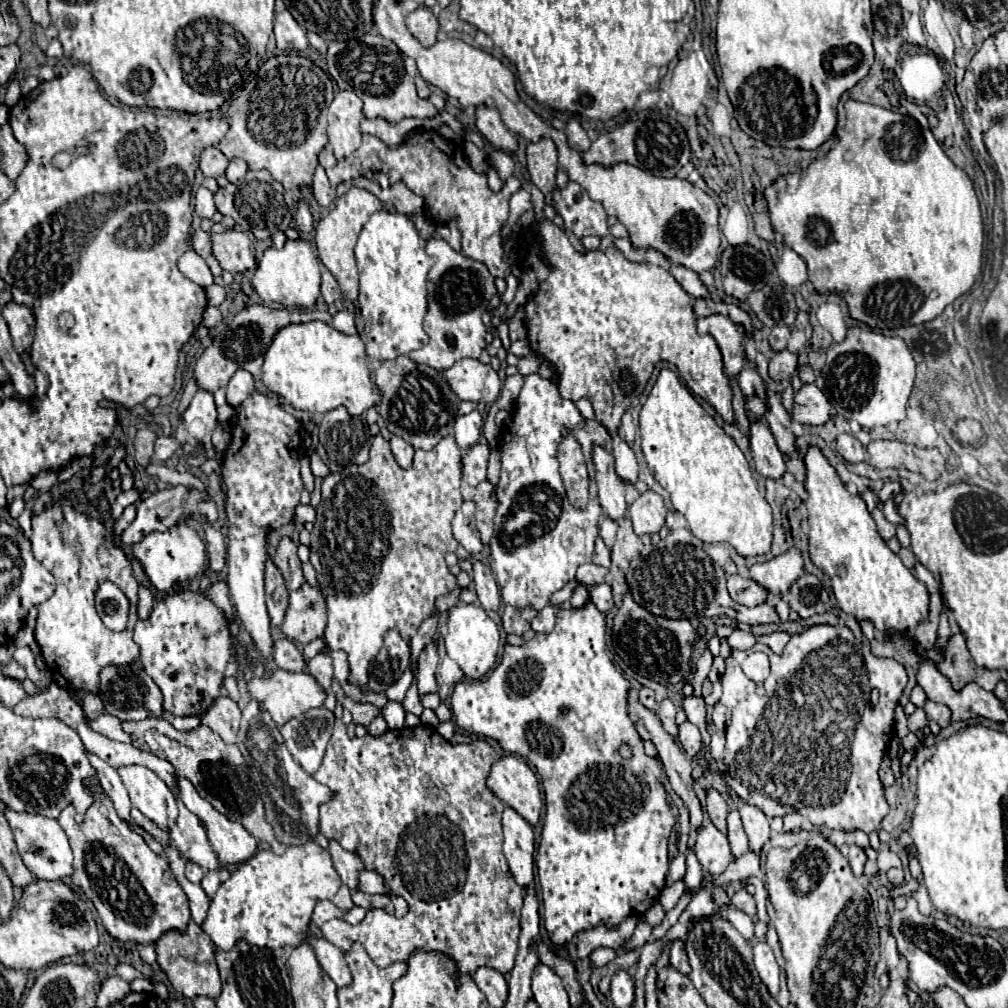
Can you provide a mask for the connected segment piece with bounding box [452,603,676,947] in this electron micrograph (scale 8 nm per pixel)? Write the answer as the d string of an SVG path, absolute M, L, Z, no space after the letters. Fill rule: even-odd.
M588 603L588 605L580 607L580 609L560 609L557 614L555 627L550 633L538 633L534 639L526 641L526 645L522 645L522 647L506 645L502 661L500 661L500 665L494 671L490 671L486 677L478 679L478 681L472 681L472 683L460 681L454 687L454 691L452 691L452 715L456 717L458 727L462 727L468 733L484 735L488 739L498 741L500 747L506 753L522 755L540 773L541 784L544 793L546 793L546 819L544 819L540 845L538 845L536 867L538 867L538 877L540 877L540 885L542 885L543 925L546 927L548 939L550 939L550 943L554 947L564 947L566 943L572 941L572 937L576 933L594 929L600 923L606 923L608 927L618 927L628 915L644 913L652 903L658 901L660 891L664 887L664 879L666 879L668 865L670 865L670 859L668 859L668 837L670 837L676 821L674 821L674 815L672 815L670 805L666 801L666 791L664 791L664 787L660 783L662 769L658 767L656 759L652 759L652 757L648 757L644 753L642 739L640 739L632 719L628 717L628 711L626 711L628 689L630 689L628 679L624 679L624 675L616 671L612 655L607 648L604 613L600 613L594 603ZM530 657L540 659L538 663L546 665L544 669L540 669L538 675L530 675L530 671L526 671ZM622 745L628 745L632 749L632 757L630 759L622 759L620 757L620 747Z

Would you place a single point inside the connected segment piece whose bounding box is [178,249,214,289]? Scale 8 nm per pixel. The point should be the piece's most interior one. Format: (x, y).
(191, 264)

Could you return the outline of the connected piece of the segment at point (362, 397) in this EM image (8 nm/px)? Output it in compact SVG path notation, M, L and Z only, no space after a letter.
M324 321L288 325L278 331L266 351L262 381L272 393L284 397L294 409L322 415L344 405L352 417L360 417L382 399L380 389L370 377L366 359L360 335L346 335Z

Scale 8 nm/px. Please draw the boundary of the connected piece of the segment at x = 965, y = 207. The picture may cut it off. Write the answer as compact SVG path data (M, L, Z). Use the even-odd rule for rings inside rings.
M846 101L846 133L838 139L836 147L828 151L826 157L812 161L800 177L788 175L778 179L774 185L770 185L764 193L768 207L770 207L770 219L772 227L784 237L784 243L794 249L808 265L808 277L818 293L840 293L844 301L848 303L848 311L852 319L858 319L874 329L898 329L904 325L918 325L936 319L946 305L954 303L960 295L968 293L982 271L982 249L984 249L984 225L982 225L982 213L980 203L974 191L974 185L970 177L956 167L950 157L942 151L938 141L934 139L930 129L920 127L920 123L914 117L900 115L876 105L860 103L860 101Z

